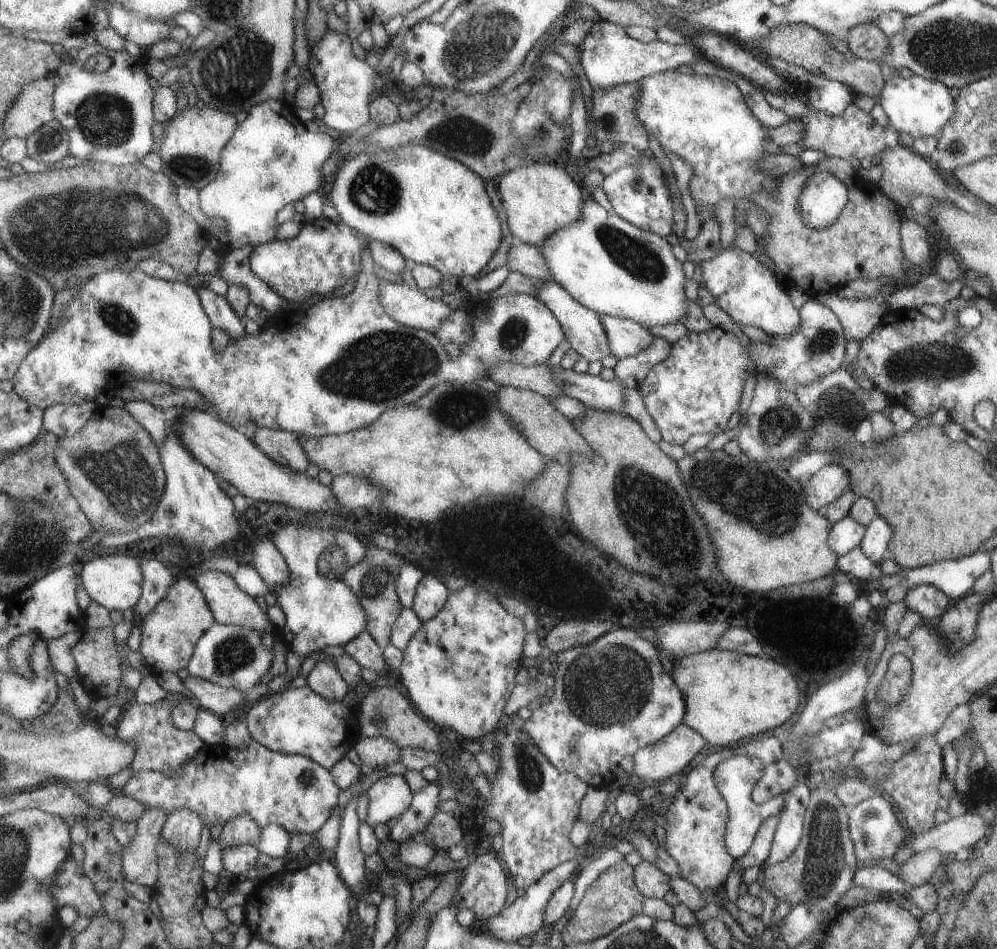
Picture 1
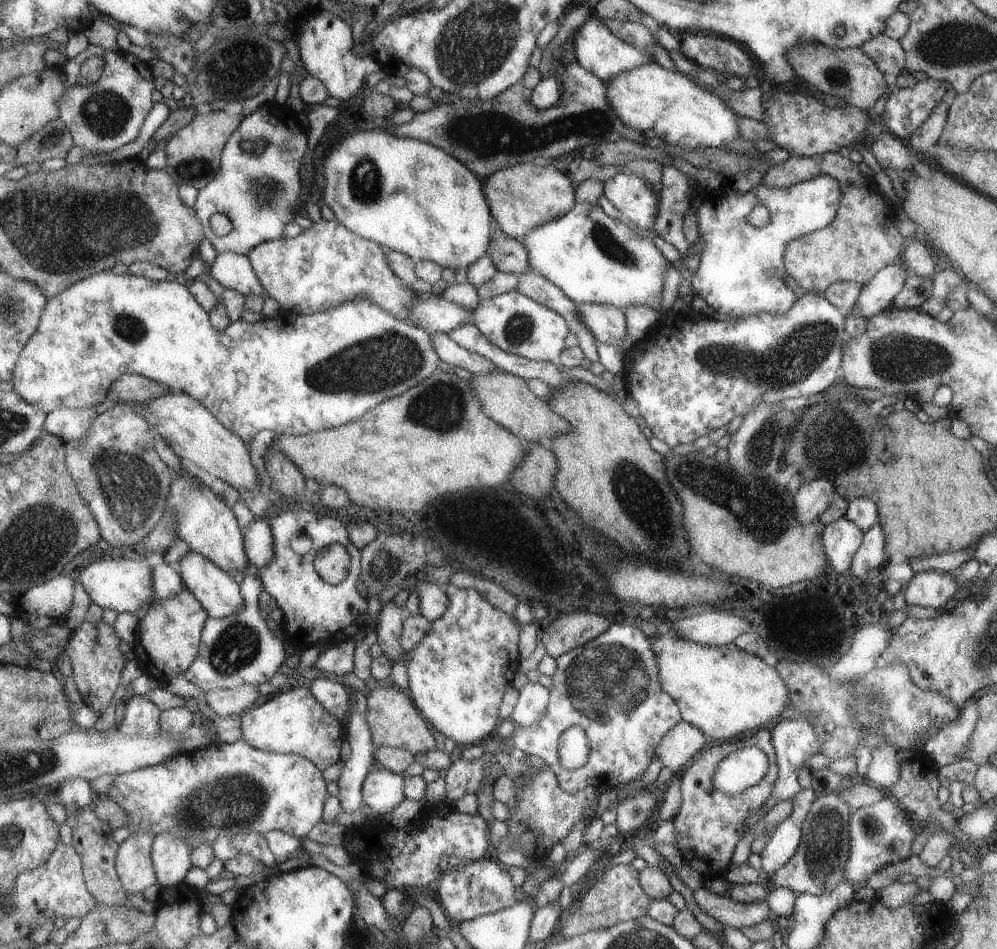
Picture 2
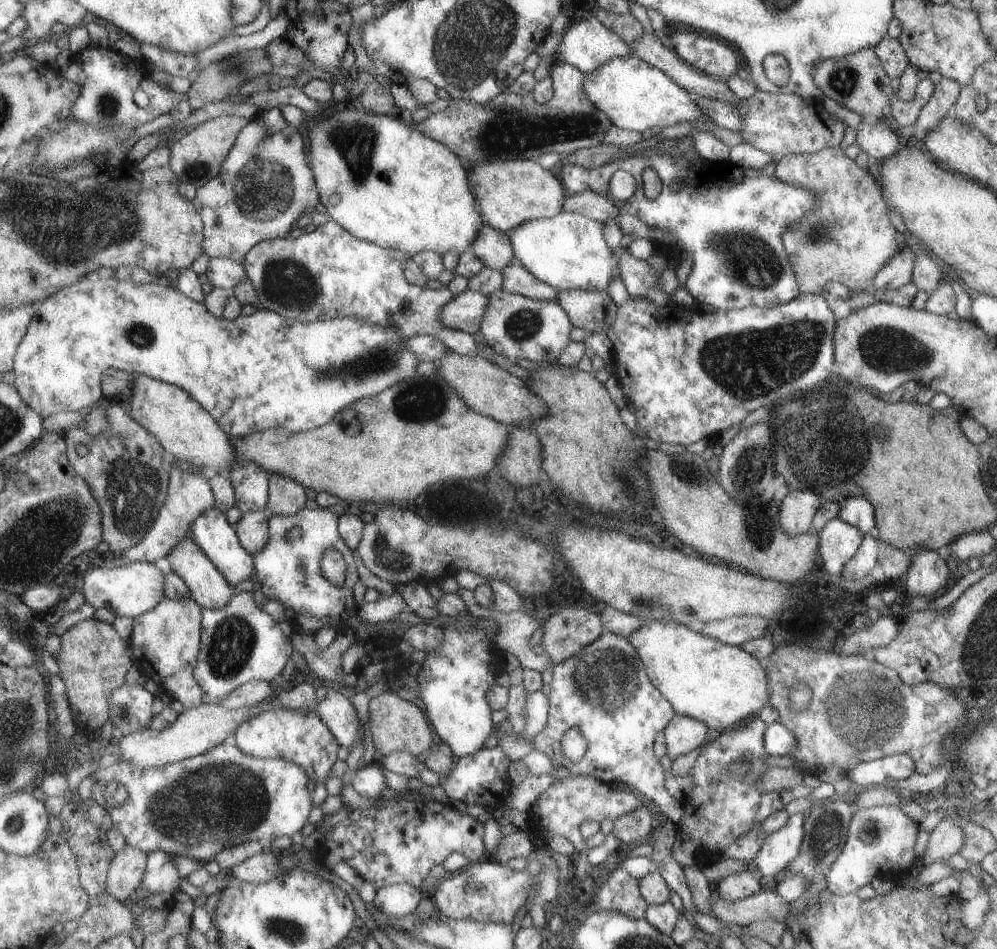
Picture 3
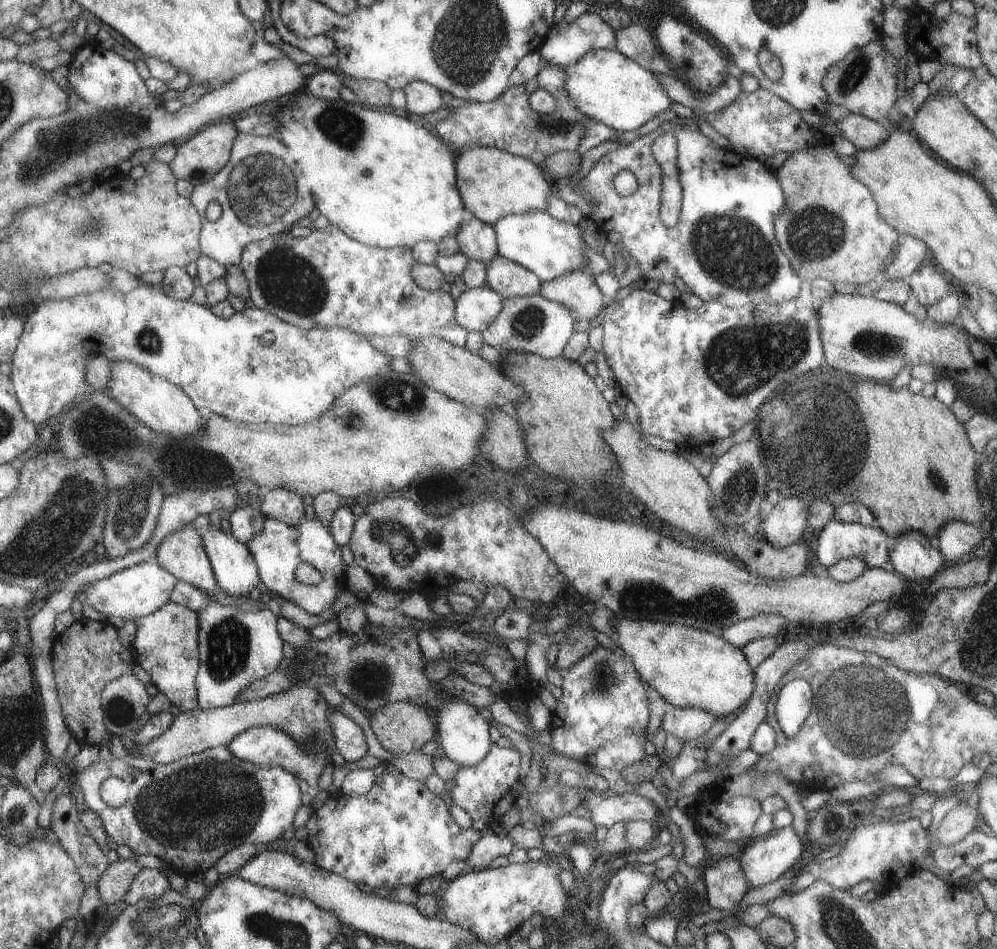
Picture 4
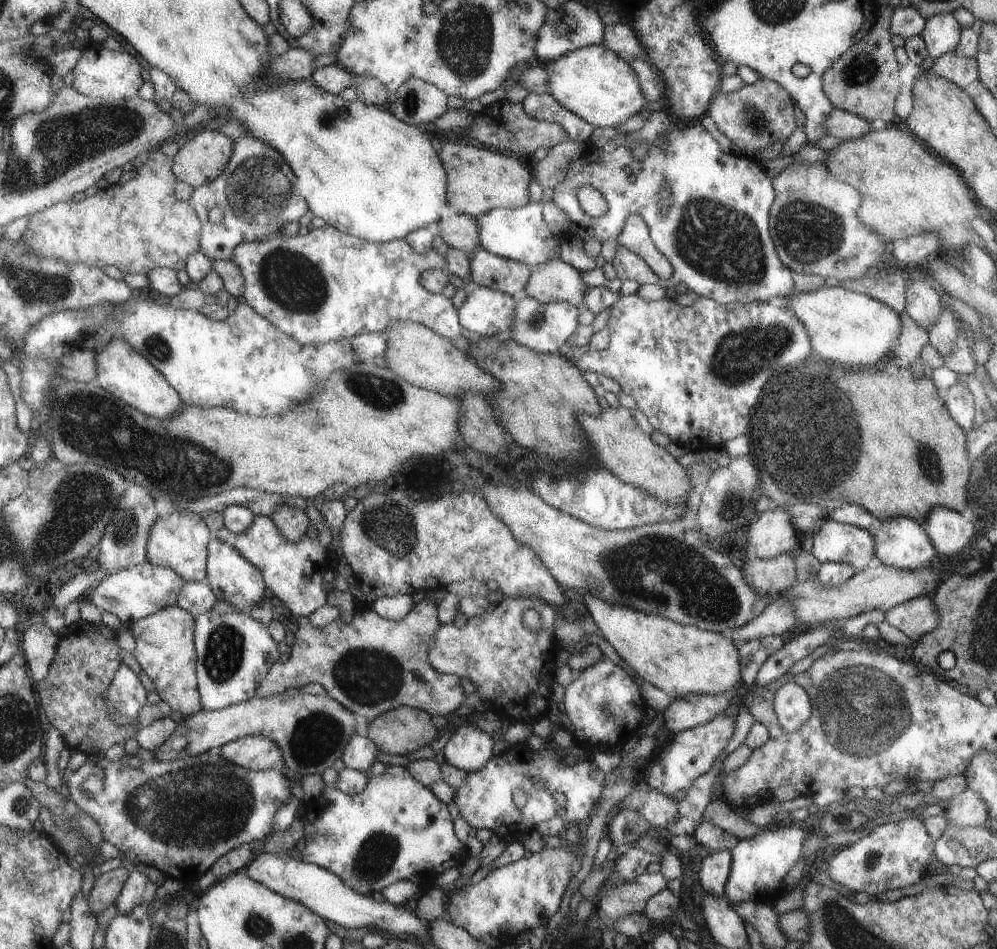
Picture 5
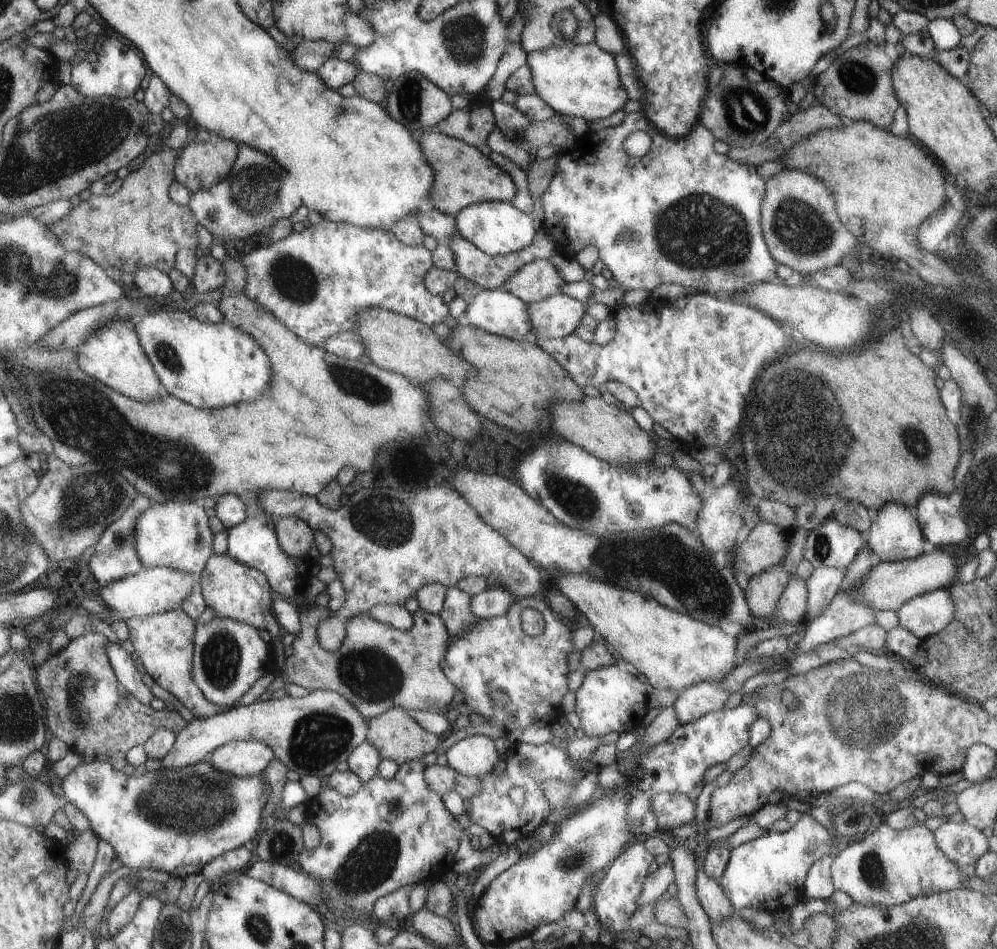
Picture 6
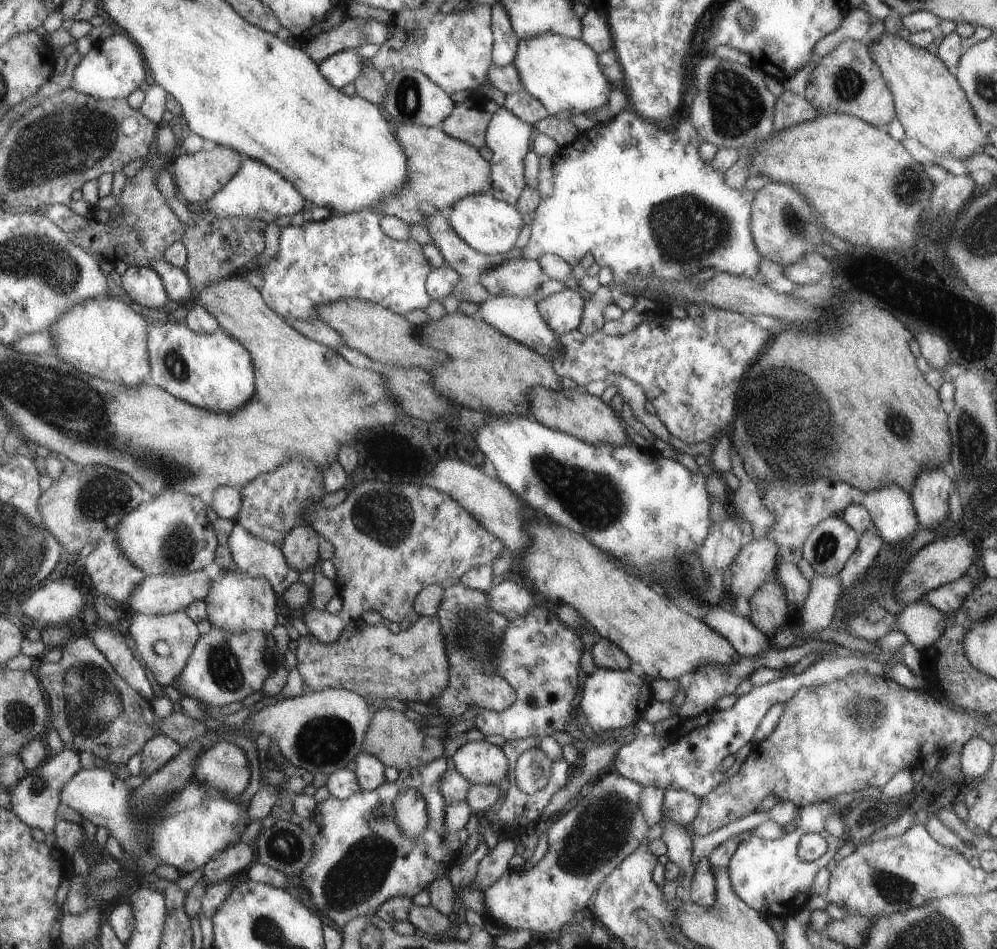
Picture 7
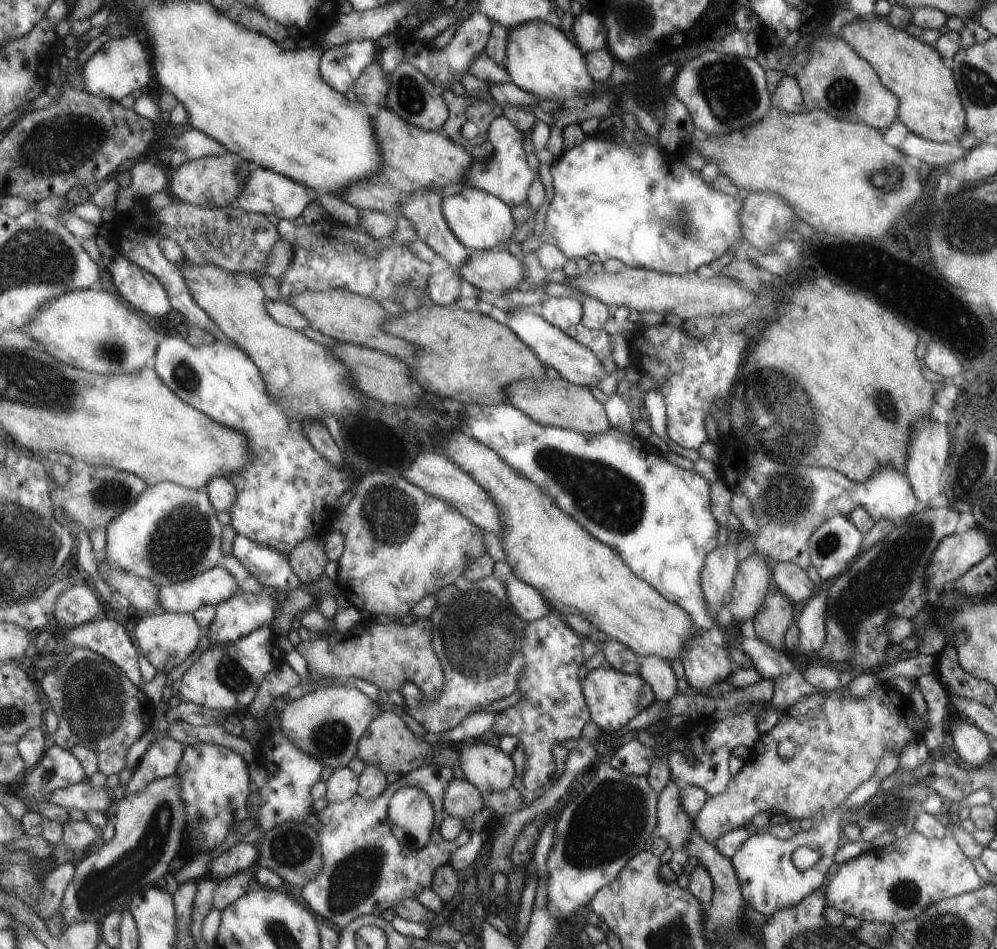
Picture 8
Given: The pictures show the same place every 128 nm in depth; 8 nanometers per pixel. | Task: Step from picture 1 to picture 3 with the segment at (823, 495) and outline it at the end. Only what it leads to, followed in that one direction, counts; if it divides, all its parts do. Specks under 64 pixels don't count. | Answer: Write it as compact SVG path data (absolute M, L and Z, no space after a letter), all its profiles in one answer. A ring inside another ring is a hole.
M789 490L779 504L777 524L789 536L804 533L810 527L817 507L825 502L822 495L810 490Z

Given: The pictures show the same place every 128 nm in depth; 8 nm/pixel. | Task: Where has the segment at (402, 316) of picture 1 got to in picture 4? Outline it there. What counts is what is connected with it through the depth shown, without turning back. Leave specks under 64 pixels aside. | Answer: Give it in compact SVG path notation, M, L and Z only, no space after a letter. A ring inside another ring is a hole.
M489 287L467 288L456 303L456 319L469 332L483 332L502 310L505 298Z

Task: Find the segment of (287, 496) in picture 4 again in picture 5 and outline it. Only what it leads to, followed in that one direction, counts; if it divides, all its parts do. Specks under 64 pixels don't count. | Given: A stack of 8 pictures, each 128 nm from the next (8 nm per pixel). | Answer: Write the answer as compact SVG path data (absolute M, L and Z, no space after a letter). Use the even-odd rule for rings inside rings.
M281 504L274 515L270 517L278 525L279 531L290 542L299 542L303 536L307 535L309 528L309 516L303 508L293 506L293 504Z

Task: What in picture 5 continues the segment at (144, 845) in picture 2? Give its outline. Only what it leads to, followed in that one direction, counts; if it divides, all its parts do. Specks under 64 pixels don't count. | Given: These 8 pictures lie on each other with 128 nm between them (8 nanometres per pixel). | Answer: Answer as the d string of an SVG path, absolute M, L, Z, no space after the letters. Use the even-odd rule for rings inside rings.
M123 865L116 870L97 877L95 888L93 888L91 896L89 896L90 912L98 916L112 904L115 905L131 874L132 872L129 872Z

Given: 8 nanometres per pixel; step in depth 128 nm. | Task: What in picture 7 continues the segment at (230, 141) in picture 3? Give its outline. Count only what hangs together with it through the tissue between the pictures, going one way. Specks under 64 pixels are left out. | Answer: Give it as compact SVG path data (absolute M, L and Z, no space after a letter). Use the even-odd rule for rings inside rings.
M210 145L194 153L179 154L172 169L181 198L191 204L205 204L234 179L241 170L243 161L243 154L223 145Z

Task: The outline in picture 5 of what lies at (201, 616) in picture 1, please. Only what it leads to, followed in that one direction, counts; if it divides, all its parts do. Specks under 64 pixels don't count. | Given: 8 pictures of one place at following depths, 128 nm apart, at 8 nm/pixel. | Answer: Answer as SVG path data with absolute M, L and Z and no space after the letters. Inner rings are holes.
M174 605L130 624L136 647L133 655L154 683L155 691L173 711L192 716L203 709L198 690L198 653L195 647L196 619Z

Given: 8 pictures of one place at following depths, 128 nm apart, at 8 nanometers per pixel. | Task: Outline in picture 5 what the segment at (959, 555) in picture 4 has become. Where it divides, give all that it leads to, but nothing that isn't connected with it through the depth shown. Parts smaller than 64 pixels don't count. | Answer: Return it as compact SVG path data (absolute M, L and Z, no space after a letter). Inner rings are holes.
M935 508L931 510L931 514L927 514L923 528L938 560L957 554L977 538L969 518L969 510L953 512L947 508Z

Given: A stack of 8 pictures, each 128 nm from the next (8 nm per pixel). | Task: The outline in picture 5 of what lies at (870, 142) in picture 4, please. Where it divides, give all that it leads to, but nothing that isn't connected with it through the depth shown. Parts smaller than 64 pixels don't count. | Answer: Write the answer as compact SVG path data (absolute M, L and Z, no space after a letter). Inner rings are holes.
M832 108L823 119L824 134L833 136L839 141L859 138L871 129L870 123L857 115L845 112L841 109Z

